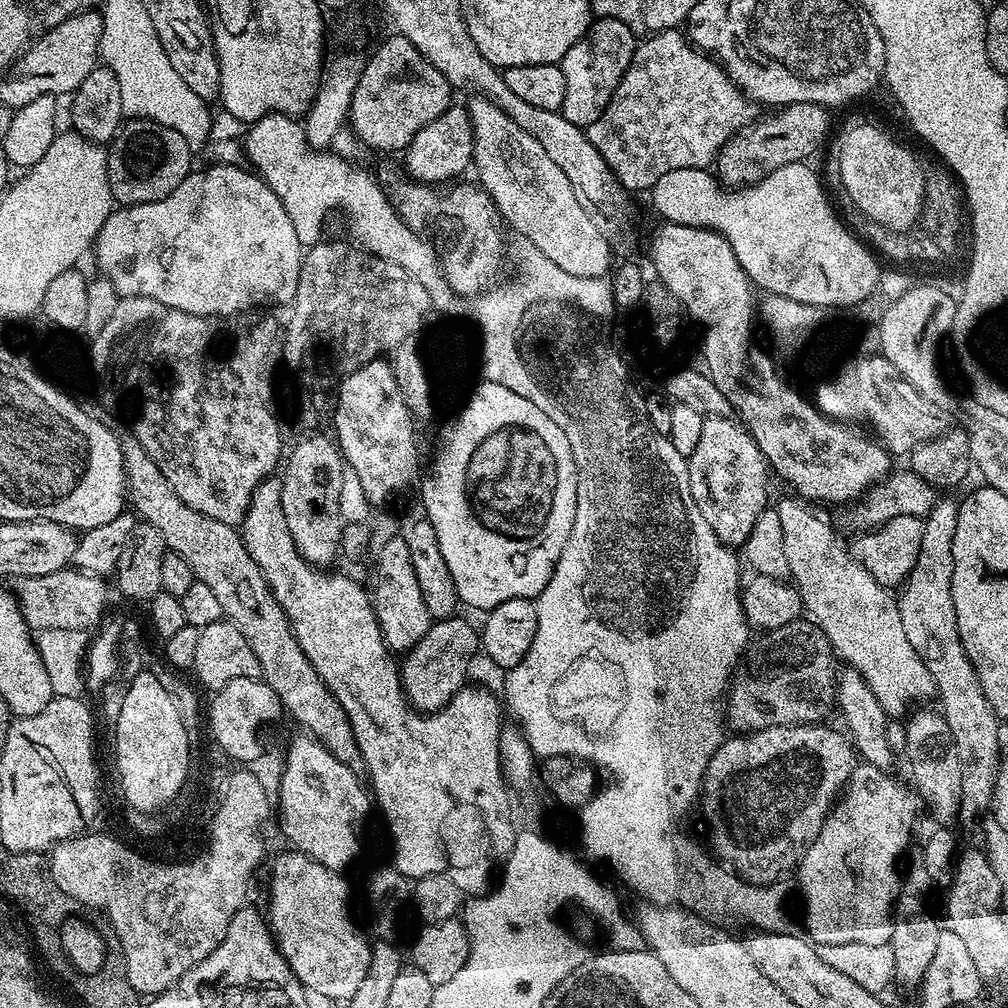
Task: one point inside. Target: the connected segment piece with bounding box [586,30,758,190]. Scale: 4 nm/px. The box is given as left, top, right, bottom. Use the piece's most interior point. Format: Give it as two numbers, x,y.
675,107

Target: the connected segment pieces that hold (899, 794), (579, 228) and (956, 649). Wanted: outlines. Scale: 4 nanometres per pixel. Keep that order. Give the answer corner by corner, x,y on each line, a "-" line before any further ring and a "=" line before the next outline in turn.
857,763
842,795
824,819
818,838
800,859
800,892
804,895
804,924
817,945
862,942
882,946
892,942
894,905
902,883
900,855
912,836
912,823
922,810
922,801
907,783
892,777
891,771
873,764
=
484,97
471,99
466,107
475,138
472,170
478,176
477,183
490,194
501,219
566,273
605,277
611,269
611,243
586,210
582,210
566,174
551,161
539,141
522,130
498,105
=
937,499
936,505
926,517
922,550
918,550
918,562
899,589
897,608
901,612
902,627
906,630
907,641
914,646
926,670
930,672
930,677
933,678
936,687
935,699
940,700
938,708
949,727
953,748
957,752
958,762
961,763
962,786
958,820
964,824
975,825
978,817
992,802
992,782
996,777
996,769
1002,754
1000,753
1002,724
990,702
986,702
986,694
982,694
978,674
958,634
952,593
956,561
954,530
957,526
957,501

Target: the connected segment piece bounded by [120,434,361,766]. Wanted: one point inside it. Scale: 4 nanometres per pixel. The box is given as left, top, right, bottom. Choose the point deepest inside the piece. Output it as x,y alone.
215,550

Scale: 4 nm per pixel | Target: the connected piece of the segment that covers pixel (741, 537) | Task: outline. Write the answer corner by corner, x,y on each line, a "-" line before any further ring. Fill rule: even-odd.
713,416
705,419
702,439
694,454
687,457
687,462
690,494
694,494
698,510
702,510
702,518
710,522
710,530
714,530
723,544
743,546
746,538
750,538
750,530
754,530
758,514
770,504
768,492
764,489
770,469
762,450
758,450
743,423
726,416

